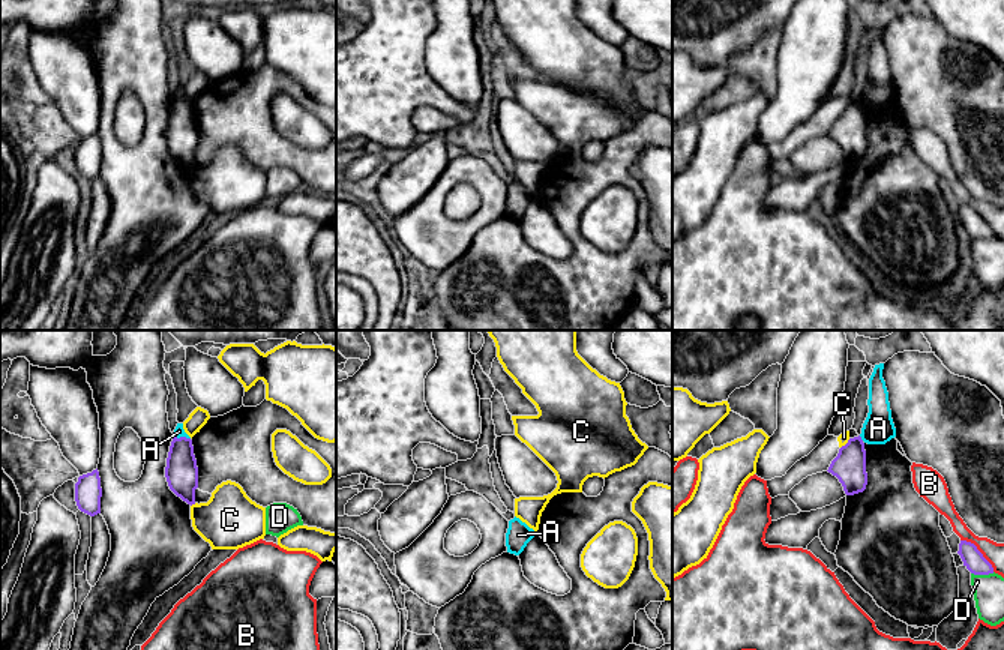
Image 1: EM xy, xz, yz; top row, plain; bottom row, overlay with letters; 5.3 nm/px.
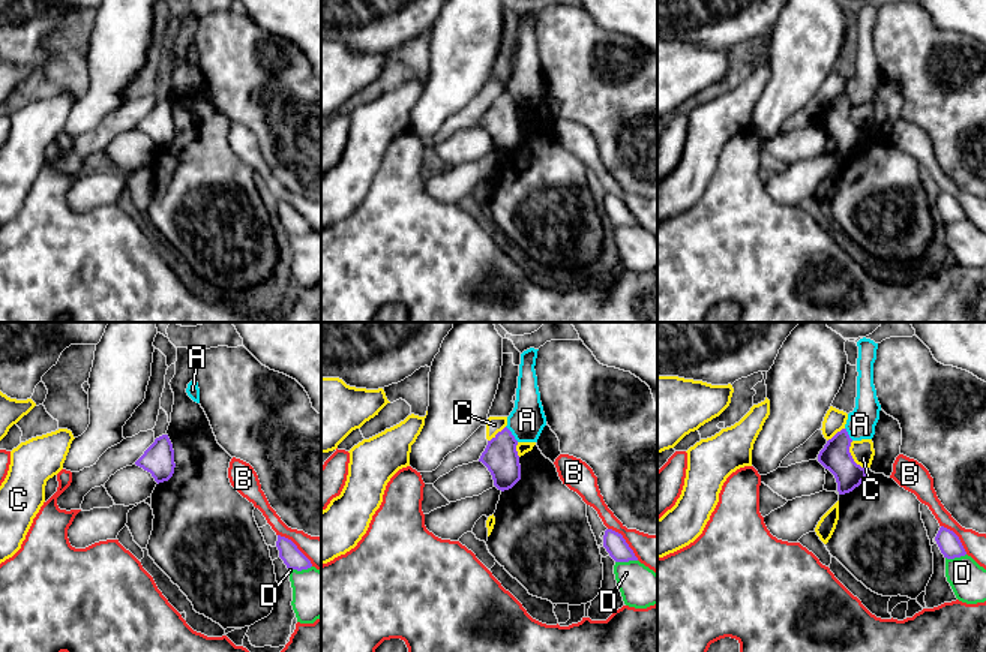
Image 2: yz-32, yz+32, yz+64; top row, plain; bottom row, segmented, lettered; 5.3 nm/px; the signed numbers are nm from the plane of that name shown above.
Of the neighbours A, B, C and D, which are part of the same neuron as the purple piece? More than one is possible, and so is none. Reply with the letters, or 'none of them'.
none of them

